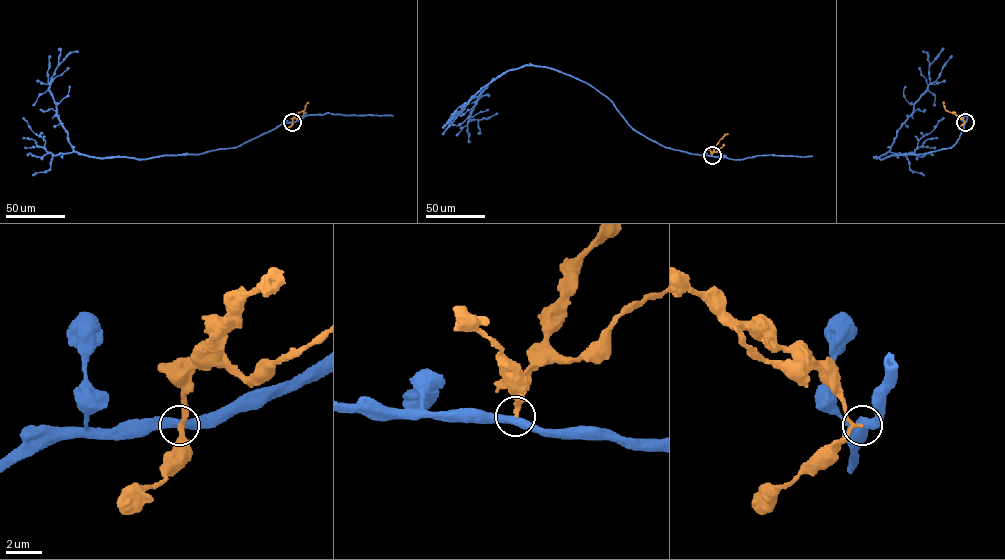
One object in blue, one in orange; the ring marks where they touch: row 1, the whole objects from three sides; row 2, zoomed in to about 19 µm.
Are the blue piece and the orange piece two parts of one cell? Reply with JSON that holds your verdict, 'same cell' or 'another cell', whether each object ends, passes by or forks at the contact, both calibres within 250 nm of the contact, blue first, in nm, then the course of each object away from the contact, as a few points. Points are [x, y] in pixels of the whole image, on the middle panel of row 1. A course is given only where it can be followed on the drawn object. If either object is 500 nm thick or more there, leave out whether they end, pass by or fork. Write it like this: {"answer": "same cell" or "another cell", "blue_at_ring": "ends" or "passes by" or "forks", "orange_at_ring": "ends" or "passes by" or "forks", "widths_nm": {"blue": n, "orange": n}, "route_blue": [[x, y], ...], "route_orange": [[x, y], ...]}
{"answer": "another cell", "blue_at_ring": "passes by", "orange_at_ring": "passes by", "widths_nm": {"blue": 440, "orange": 190}, "route_blue": [[711, 155], [652, 141], [588, 84], [547, 67], [524, 65], [498, 75], [482, 92], [469, 119], [498, 113]], "route_orange": [[711, 155], [714, 146], [727, 133]]}

